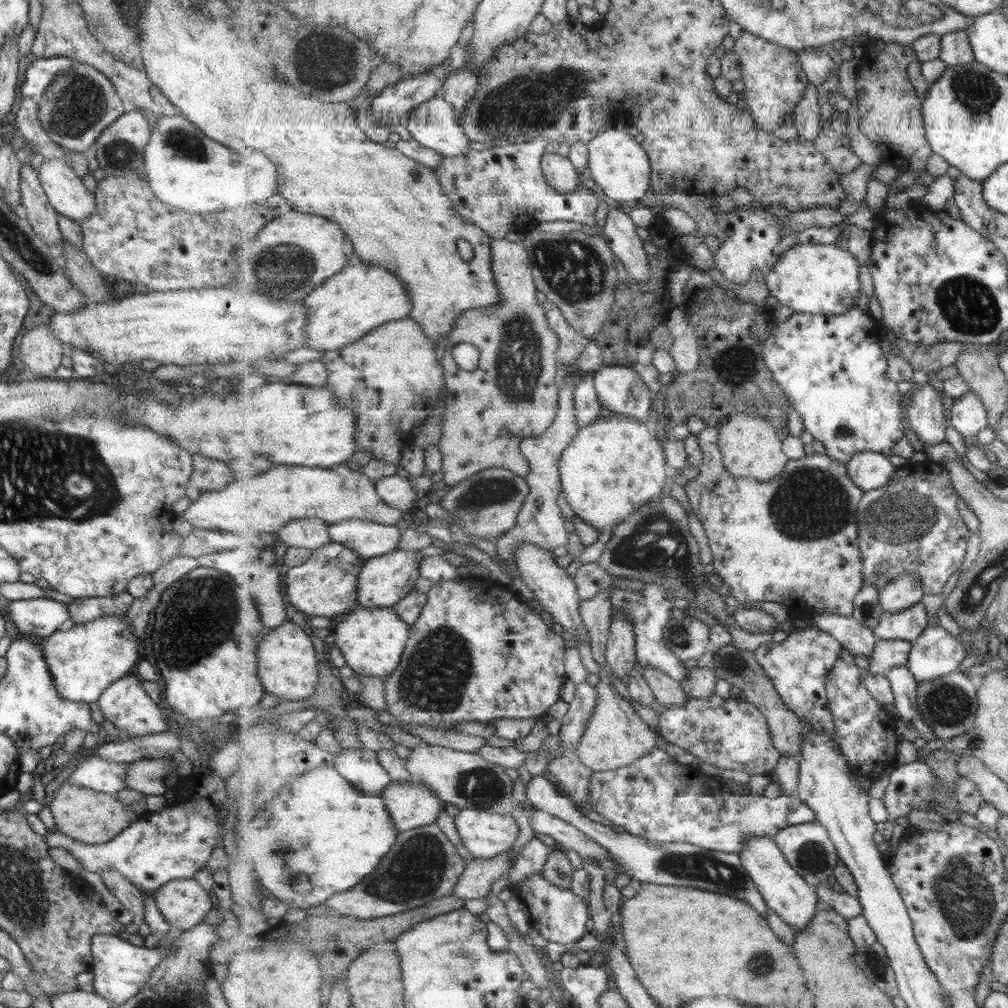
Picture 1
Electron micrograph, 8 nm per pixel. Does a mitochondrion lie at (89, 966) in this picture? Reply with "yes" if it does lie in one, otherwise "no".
no

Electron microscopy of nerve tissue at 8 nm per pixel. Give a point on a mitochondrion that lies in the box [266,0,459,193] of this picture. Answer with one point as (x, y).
(328, 65)

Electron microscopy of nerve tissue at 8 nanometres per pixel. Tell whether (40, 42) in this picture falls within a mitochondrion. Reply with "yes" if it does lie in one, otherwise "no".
no

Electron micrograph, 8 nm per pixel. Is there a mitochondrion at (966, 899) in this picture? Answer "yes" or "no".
yes

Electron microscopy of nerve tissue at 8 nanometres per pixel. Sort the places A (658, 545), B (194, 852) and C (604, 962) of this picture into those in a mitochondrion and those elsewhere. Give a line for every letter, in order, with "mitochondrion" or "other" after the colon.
A: mitochondrion
B: other
C: other

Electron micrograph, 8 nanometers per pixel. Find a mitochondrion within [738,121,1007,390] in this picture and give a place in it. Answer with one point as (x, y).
(970, 309)

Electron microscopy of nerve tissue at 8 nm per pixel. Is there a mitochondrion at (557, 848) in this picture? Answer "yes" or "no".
no

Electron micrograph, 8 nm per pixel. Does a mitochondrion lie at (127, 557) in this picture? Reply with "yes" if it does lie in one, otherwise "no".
no

